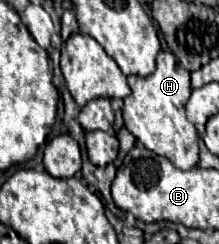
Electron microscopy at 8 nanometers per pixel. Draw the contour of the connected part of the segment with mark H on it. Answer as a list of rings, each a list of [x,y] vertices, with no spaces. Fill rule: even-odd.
[[[160,52],[156,58],[156,70],[146,78],[128,76],[128,86],[132,94],[124,98],[122,114],[124,126],[136,136],[136,140],[140,140],[154,154],[168,158],[180,170],[190,170],[198,166],[198,132],[184,112],[192,90],[190,72],[182,68],[178,58],[172,52]]]

